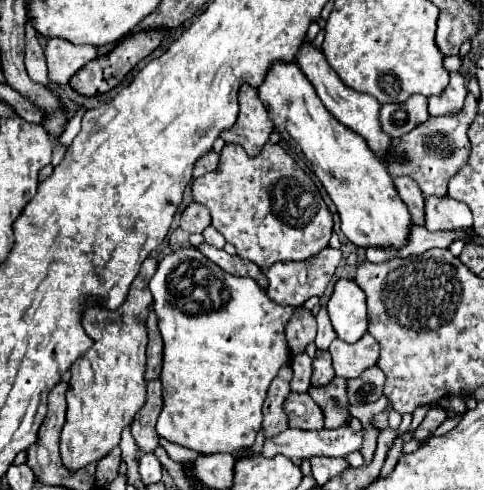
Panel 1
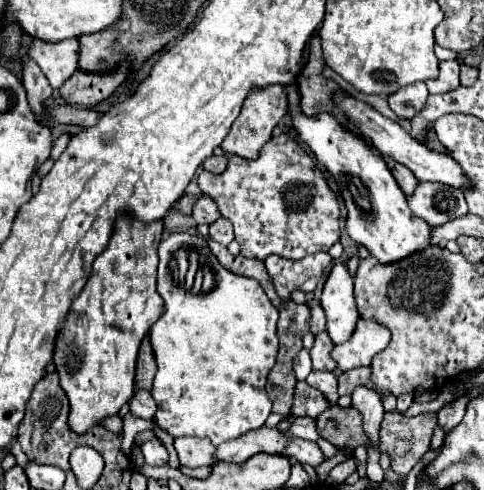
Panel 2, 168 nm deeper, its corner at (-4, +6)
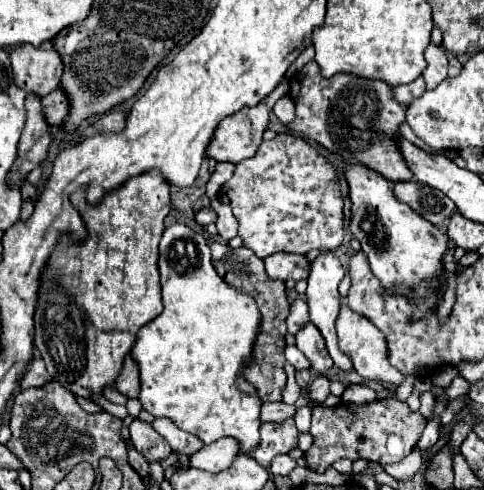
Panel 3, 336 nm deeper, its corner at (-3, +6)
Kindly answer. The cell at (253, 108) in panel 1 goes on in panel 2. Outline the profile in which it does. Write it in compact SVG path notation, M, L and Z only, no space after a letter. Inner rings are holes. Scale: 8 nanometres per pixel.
M274 84L274 86L252 90L248 94L248 98L244 100L244 106L242 106L240 116L232 124L230 134L224 138L222 150L226 154L236 154L236 156L242 156L242 158L248 158L248 160L256 160L258 154L260 154L260 150L262 150L262 146L272 138L274 126L284 116L286 116L286 94L284 94L282 86Z

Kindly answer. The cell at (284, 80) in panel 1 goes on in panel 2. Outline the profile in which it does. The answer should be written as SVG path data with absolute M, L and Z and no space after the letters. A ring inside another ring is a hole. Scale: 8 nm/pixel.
M298 84L284 86L288 98L288 114L292 120L292 128L300 136L300 140L312 148L316 160L324 164L324 168L334 176L344 204L348 208L346 232L348 236L370 250L380 262L396 262L406 258L418 250L430 246L430 226L426 220L412 214L406 196L402 194L398 182L390 174L384 158L370 146L362 136L342 130L342 124L330 116L320 114L318 118L306 118L302 110L298 110Z

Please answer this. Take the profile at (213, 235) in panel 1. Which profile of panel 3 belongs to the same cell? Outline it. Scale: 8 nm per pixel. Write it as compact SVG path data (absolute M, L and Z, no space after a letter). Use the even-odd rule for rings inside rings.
M211 200L211 208L217 212L217 230L219 230L219 236L229 242L231 238L237 236L237 220L231 212L231 208L219 200Z

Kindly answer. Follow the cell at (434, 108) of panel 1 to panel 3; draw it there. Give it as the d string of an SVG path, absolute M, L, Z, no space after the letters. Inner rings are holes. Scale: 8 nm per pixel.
M433 42L425 48L425 62L427 68L423 72L423 78L427 82L427 88L437 88L439 82L443 82L443 78L447 78L447 56L443 46L435 46Z

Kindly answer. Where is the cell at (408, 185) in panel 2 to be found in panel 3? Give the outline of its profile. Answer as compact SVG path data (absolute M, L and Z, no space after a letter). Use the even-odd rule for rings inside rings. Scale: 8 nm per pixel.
M309 62L289 80L289 96L295 102L295 120L287 124L289 130L305 134L349 162L365 164L391 182L413 180L413 172L399 152L399 126L405 122L405 106L393 98L389 84L355 74L323 78L319 66Z

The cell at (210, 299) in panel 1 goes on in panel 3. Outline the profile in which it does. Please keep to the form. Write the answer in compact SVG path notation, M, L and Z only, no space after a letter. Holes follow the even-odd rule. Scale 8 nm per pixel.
M171 224L163 230L159 244L159 272L163 312L137 332L135 344L129 352L129 356L139 366L139 402L155 418L171 418L181 430L203 440L203 444L211 444L223 436L229 436L239 442L241 454L251 454L259 442L261 400L255 388L249 388L249 394L245 394L239 388L239 378L241 370L245 368L245 358L251 358L253 342L259 330L261 314L255 300L223 282L211 264L211 252L203 234L191 230L185 224Z

